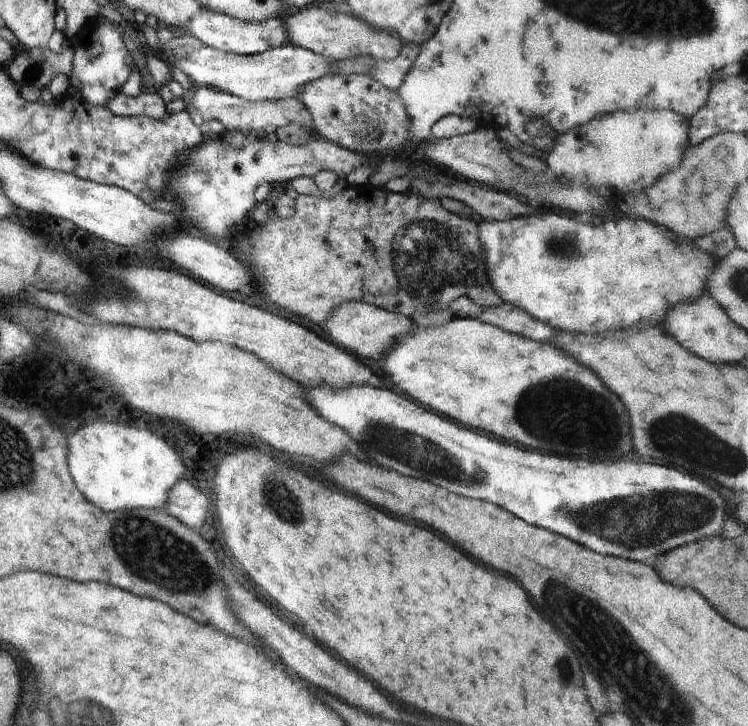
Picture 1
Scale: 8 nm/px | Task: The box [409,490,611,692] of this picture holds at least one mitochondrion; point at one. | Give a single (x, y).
(567, 671)

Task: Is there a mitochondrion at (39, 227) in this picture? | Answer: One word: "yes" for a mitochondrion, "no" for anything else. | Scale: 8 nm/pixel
no

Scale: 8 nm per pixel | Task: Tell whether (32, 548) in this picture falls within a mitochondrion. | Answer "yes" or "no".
no

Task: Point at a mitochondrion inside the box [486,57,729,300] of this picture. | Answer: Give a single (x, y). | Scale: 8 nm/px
(570, 247)

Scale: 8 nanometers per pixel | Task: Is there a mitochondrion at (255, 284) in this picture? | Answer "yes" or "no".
no

